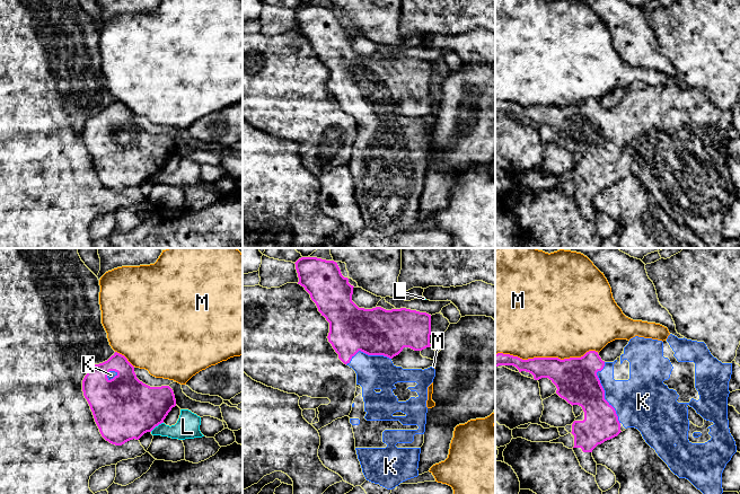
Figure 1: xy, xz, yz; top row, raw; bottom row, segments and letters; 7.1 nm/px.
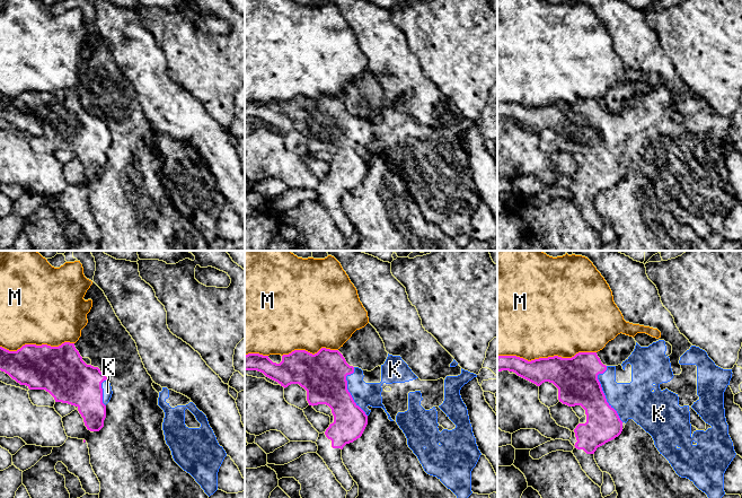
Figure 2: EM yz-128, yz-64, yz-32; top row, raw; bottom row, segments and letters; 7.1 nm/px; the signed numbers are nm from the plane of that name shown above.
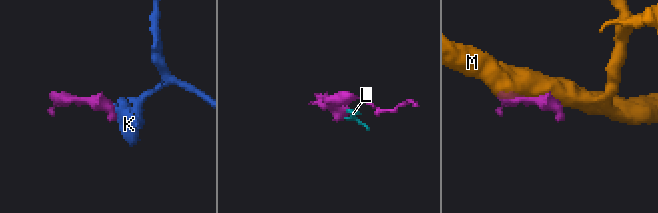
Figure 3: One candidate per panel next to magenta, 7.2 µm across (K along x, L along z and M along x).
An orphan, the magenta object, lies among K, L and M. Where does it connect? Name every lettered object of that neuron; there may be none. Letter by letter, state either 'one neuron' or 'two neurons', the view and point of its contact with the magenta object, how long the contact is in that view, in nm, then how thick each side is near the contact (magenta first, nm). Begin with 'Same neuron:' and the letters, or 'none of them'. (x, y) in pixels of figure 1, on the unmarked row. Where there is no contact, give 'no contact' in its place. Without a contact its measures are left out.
Same neuron: K
K: one neuron; contact yz (604, 140); length 460 nm; calibres 300 and 340 nm
L: two neurons; contact xy (156, 173); length 120 nm; calibres 440 and 170 nm
M: two neurons; contact yz (546, 105); length 750 nm; calibres 300 and 500 nm

